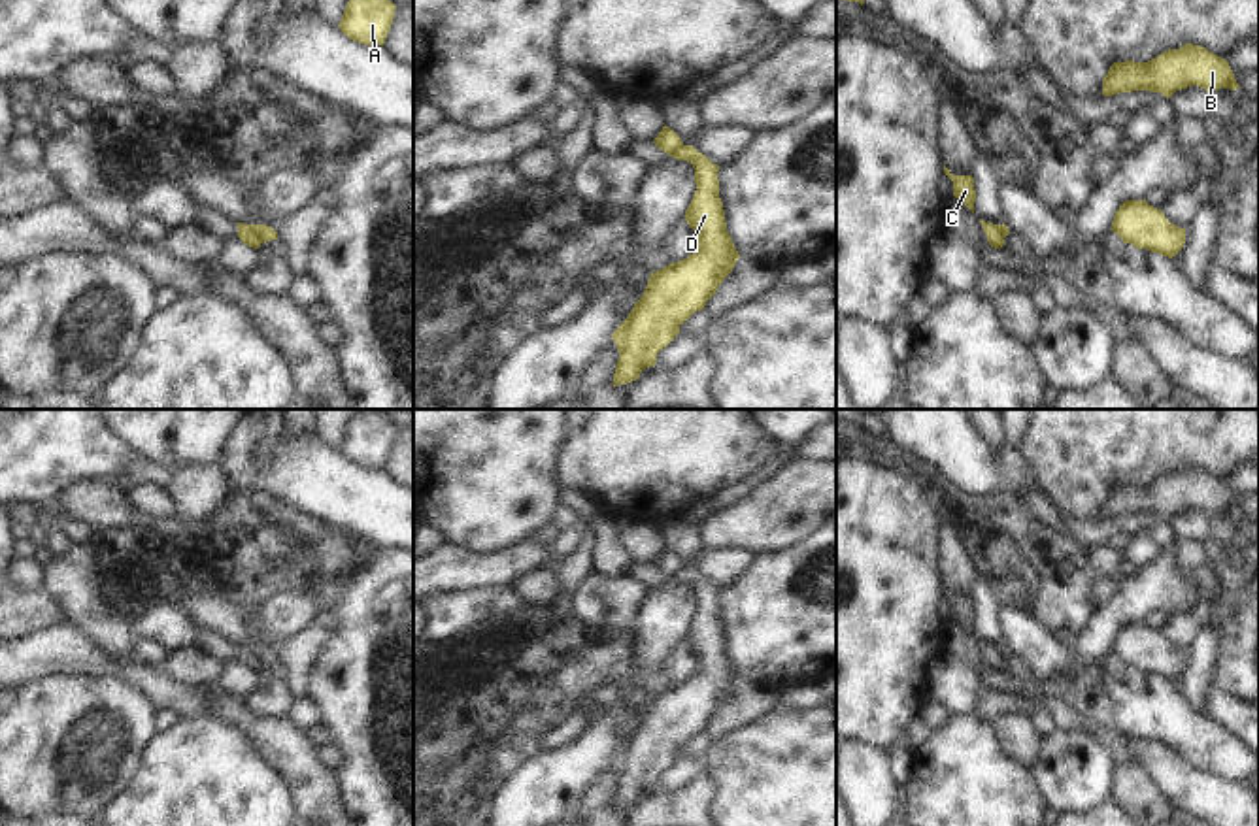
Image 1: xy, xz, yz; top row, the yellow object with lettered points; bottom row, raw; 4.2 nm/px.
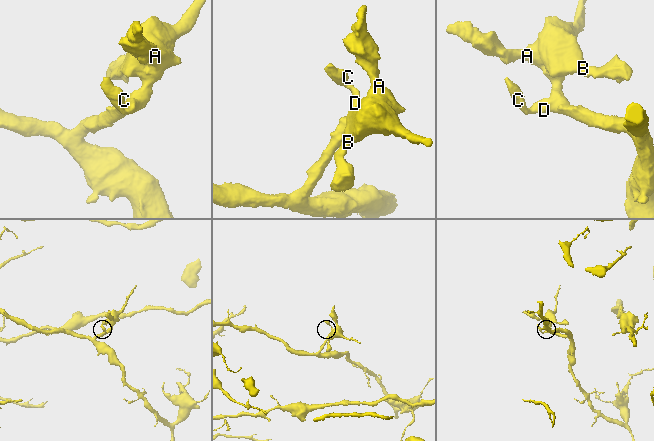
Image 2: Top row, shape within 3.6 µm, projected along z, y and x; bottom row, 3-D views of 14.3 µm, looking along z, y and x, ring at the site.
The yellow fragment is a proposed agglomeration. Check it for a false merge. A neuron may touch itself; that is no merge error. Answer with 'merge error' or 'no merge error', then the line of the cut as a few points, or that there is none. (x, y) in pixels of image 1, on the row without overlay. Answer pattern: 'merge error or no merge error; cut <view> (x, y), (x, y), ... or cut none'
merge error; cut xy (251, 647), (263, 664)

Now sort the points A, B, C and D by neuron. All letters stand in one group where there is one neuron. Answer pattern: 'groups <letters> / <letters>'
groups A B D / C

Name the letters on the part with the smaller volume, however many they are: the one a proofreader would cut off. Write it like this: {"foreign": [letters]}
{"foreign": ["C"]}

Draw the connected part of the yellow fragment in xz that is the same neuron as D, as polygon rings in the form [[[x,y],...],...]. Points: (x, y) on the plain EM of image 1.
[[[681,568],[670,579],[695,590],[697,613],[683,641],[697,654],[698,669],[687,681],[653,694],[642,720],[612,756],[619,773],[612,809],[636,803],[646,790],[655,790],[657,775],[674,764],[695,734],[704,732],[740,681],[727,654],[719,588],[693,568]]]

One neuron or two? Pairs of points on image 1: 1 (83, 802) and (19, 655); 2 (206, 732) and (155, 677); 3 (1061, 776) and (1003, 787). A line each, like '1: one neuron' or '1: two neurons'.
1: two neurons
2: two neurons
3: two neurons

